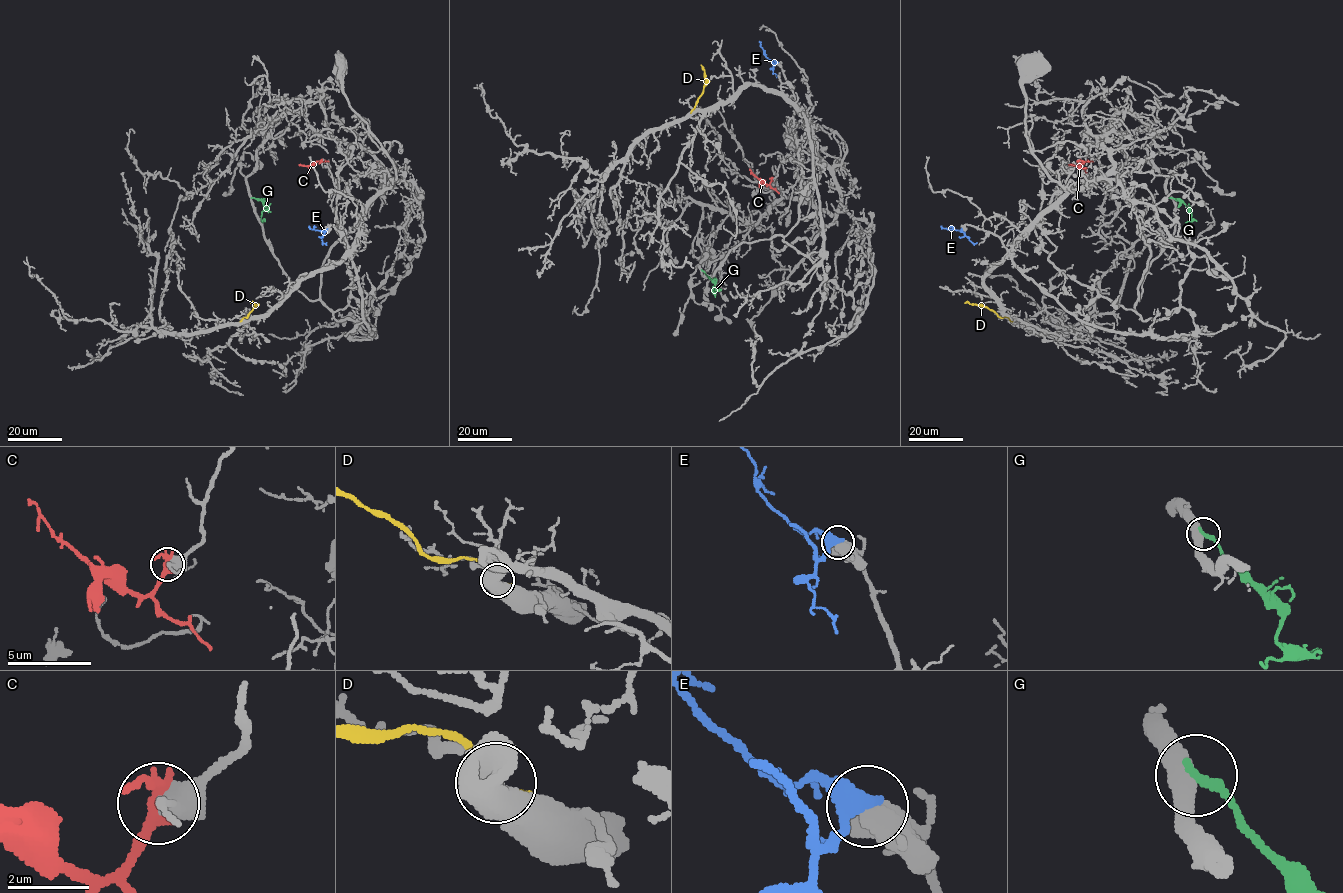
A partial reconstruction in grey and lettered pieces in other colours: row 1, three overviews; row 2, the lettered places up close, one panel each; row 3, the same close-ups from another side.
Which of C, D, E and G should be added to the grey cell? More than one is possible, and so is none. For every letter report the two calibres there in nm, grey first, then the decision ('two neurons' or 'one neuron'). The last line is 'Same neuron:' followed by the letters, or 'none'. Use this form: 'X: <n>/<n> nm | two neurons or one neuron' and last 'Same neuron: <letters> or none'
C: 480/300 nm | two neurons
D: 550/280 nm | two neurons
E: 500/360 nm | one neuron
G: 480/280 nm | two neurons
Same neuron: E

